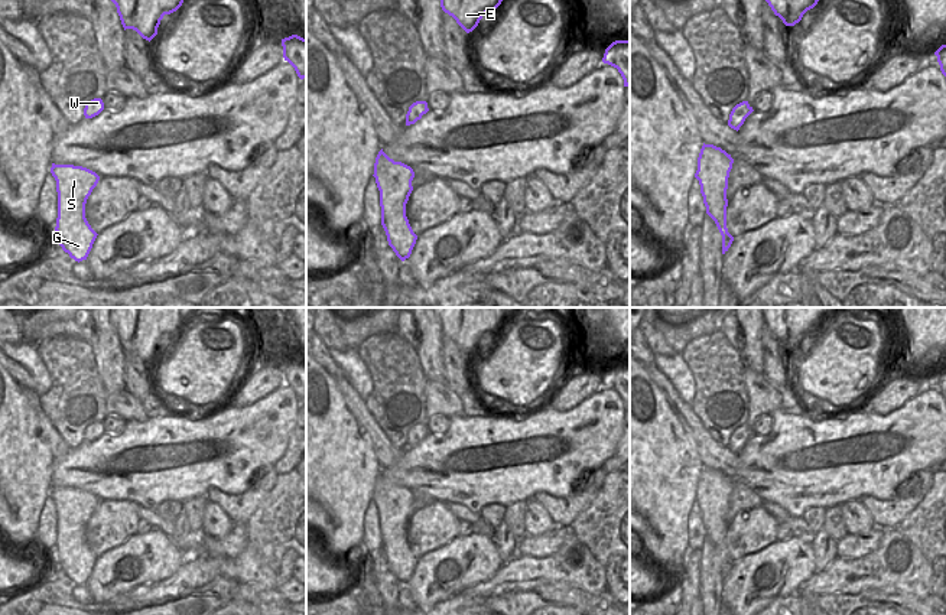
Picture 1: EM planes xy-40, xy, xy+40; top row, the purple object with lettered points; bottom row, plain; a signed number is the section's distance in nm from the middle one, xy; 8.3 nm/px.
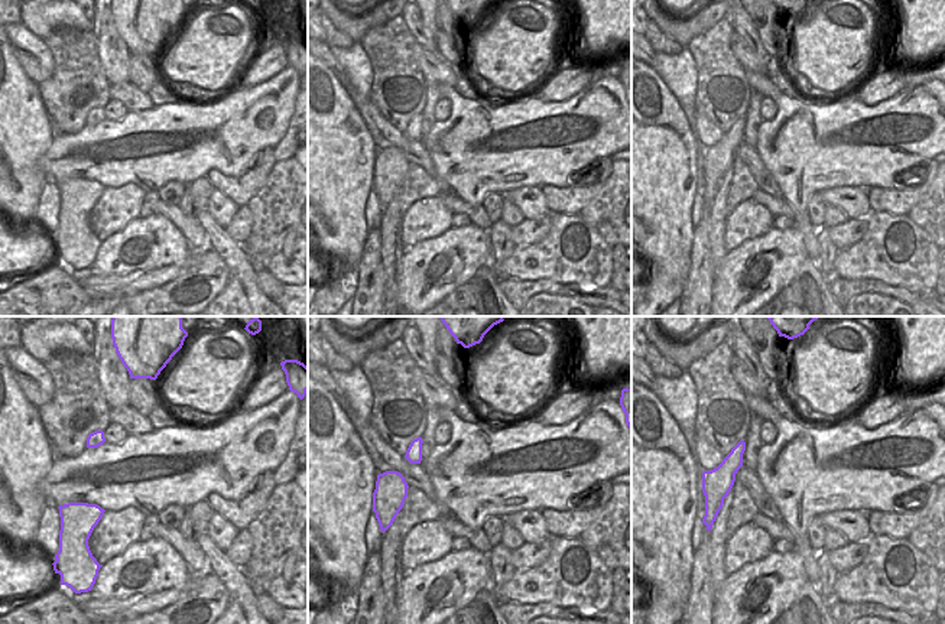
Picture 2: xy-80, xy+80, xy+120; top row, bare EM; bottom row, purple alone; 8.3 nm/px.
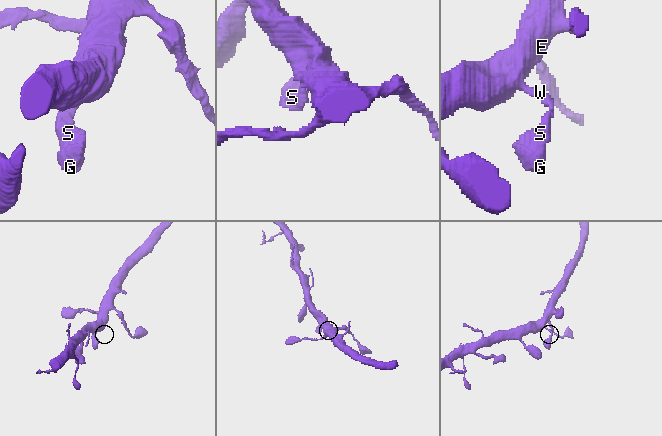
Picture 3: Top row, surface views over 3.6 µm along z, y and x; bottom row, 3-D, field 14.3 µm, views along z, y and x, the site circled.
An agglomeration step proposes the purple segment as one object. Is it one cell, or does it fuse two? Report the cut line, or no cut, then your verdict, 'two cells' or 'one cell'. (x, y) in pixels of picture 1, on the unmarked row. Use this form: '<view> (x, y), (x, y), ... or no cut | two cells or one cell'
no cut | one cell

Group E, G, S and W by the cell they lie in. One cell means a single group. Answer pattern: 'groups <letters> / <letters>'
groups E G S W

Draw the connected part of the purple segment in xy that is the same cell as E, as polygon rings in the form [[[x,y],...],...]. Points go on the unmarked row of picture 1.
[[[433,308],[441,331],[467,355],[505,322],[503,308]]]

